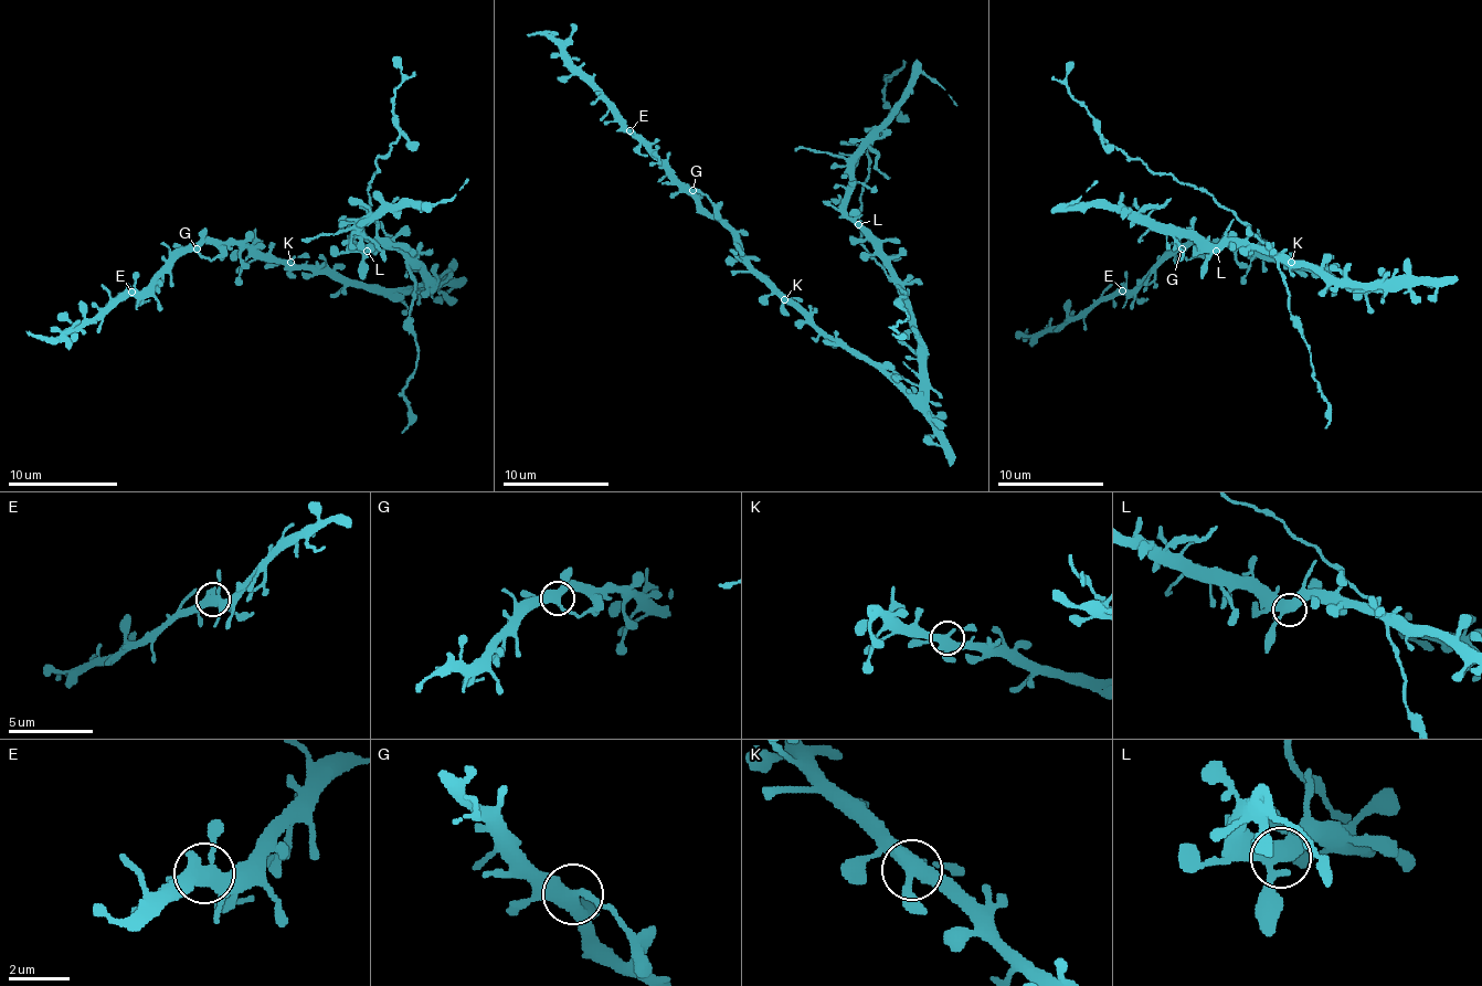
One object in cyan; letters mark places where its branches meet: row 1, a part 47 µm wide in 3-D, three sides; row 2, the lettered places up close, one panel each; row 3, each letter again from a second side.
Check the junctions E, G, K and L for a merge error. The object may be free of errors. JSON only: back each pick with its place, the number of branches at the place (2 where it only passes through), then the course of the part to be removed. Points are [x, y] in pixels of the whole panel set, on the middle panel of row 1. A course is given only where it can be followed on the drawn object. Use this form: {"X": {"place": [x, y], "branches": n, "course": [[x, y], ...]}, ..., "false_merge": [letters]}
{"false_merge": []}

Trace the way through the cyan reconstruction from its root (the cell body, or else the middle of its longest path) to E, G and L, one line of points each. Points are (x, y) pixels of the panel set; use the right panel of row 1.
E: (1353, 288), (1318, 272), (1285, 269), (1246, 248), (1189, 240), (1174, 248), (1131, 290), (1123, 290)
G: (1353, 288), (1318, 272), (1285, 269), (1253, 251), (1229, 248), (1225, 243), (1193, 240), (1182, 248)
L: (1353, 288), (1366, 290), (1376, 283), (1334, 285), (1308, 266), (1291, 266), (1253, 248), (1221, 245), (1216, 251)

